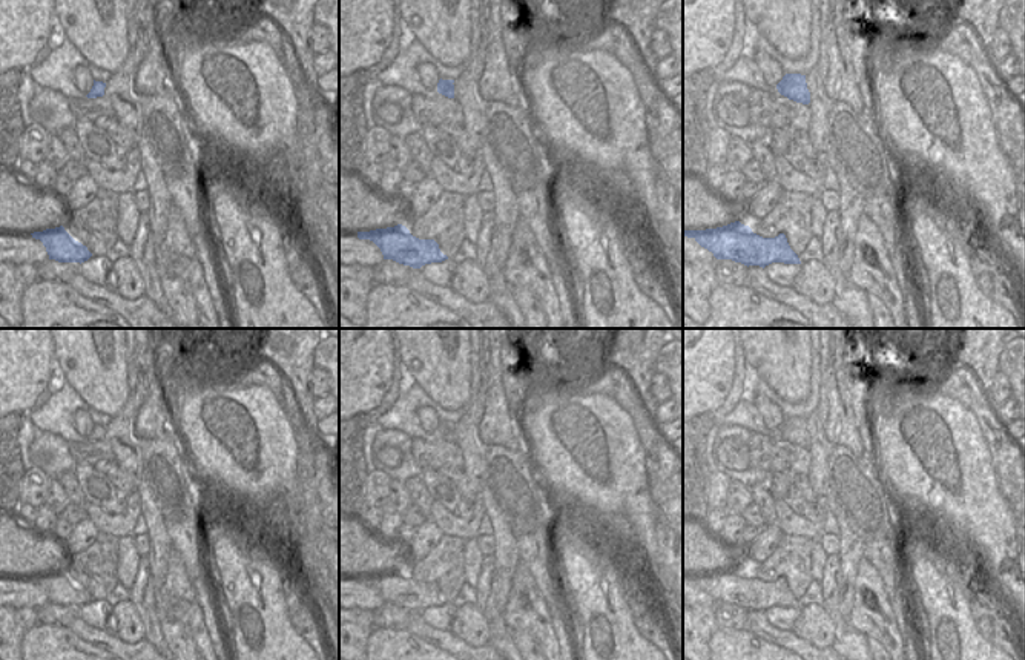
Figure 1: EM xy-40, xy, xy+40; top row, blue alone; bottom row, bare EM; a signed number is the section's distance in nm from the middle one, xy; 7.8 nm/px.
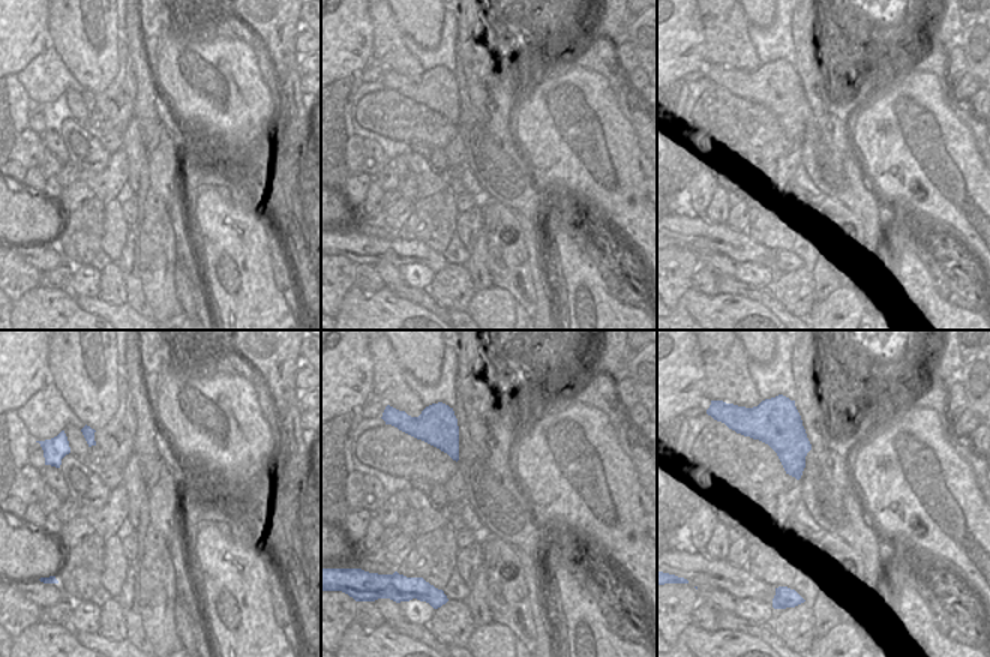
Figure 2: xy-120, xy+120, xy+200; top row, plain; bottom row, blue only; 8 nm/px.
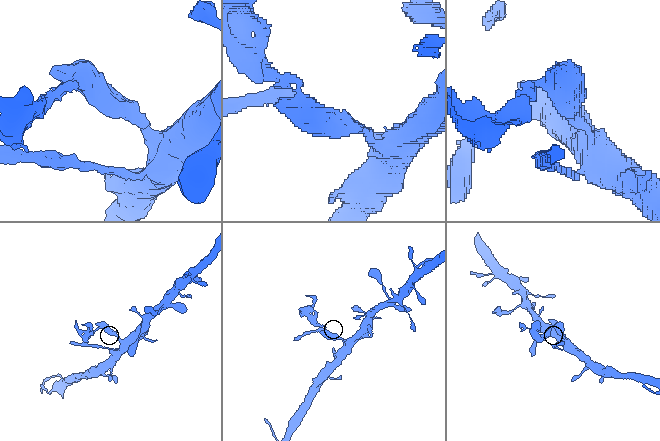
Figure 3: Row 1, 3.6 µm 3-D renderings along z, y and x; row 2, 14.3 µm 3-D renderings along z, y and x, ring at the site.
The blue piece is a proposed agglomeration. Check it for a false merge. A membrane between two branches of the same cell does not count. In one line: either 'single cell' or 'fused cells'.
fused cells

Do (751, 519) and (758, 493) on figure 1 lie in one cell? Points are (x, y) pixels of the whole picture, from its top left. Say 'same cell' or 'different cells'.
different cells

